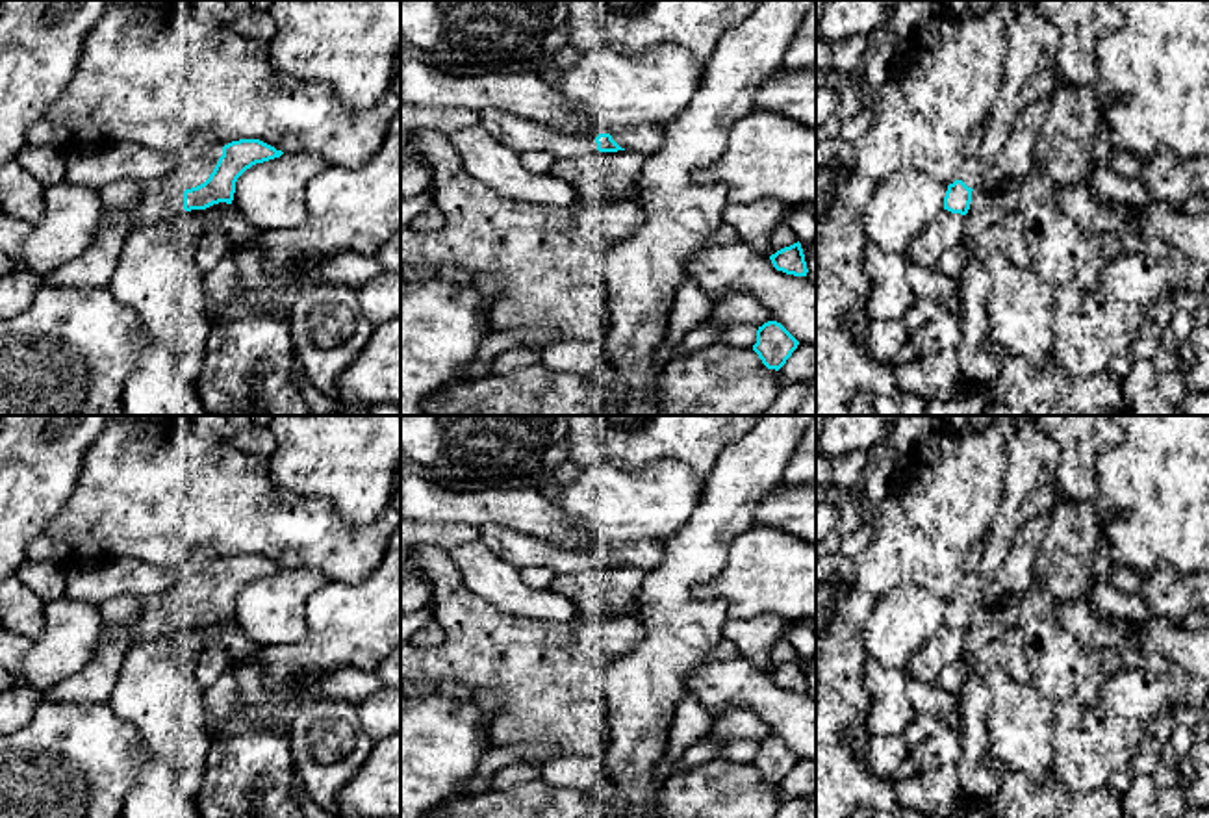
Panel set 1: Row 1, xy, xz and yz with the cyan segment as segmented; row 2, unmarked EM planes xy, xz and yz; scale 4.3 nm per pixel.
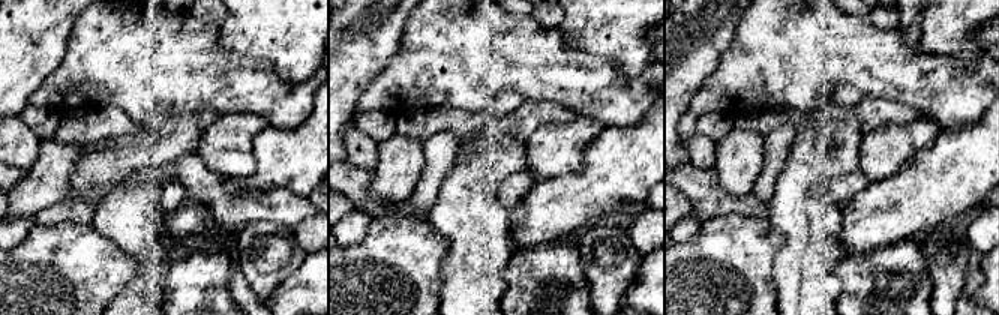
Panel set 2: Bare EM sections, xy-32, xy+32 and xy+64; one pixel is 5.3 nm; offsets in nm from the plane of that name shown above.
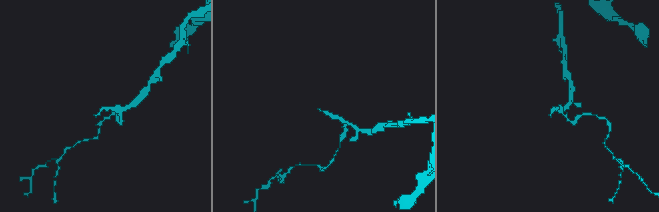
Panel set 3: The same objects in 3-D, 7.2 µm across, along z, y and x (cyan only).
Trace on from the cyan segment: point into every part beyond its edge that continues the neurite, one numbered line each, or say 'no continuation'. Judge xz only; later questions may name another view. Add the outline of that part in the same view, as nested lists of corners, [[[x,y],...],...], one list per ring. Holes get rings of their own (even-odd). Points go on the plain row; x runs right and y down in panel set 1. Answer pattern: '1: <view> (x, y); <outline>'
1: xz (523, 551); [[[499,525],[478,529],[478,540],[499,558],[517,569],[549,568],[554,573],[579,573],[599,568],[593,553],[564,551],[540,538],[519,534]]]

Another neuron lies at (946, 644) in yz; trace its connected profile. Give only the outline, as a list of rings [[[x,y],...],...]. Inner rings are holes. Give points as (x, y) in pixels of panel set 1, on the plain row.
[[[942,625],[907,662],[907,677],[935,683],[940,671],[964,655],[966,631]]]

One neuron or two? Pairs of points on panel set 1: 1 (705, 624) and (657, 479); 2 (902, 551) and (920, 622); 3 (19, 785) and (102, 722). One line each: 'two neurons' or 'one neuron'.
1: two neurons
2: two neurons
3: one neuron

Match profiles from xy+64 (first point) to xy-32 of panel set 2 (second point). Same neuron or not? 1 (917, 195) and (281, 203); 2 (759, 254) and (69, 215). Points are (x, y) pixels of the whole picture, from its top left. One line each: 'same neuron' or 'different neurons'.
1: different neurons
2: different neurons

